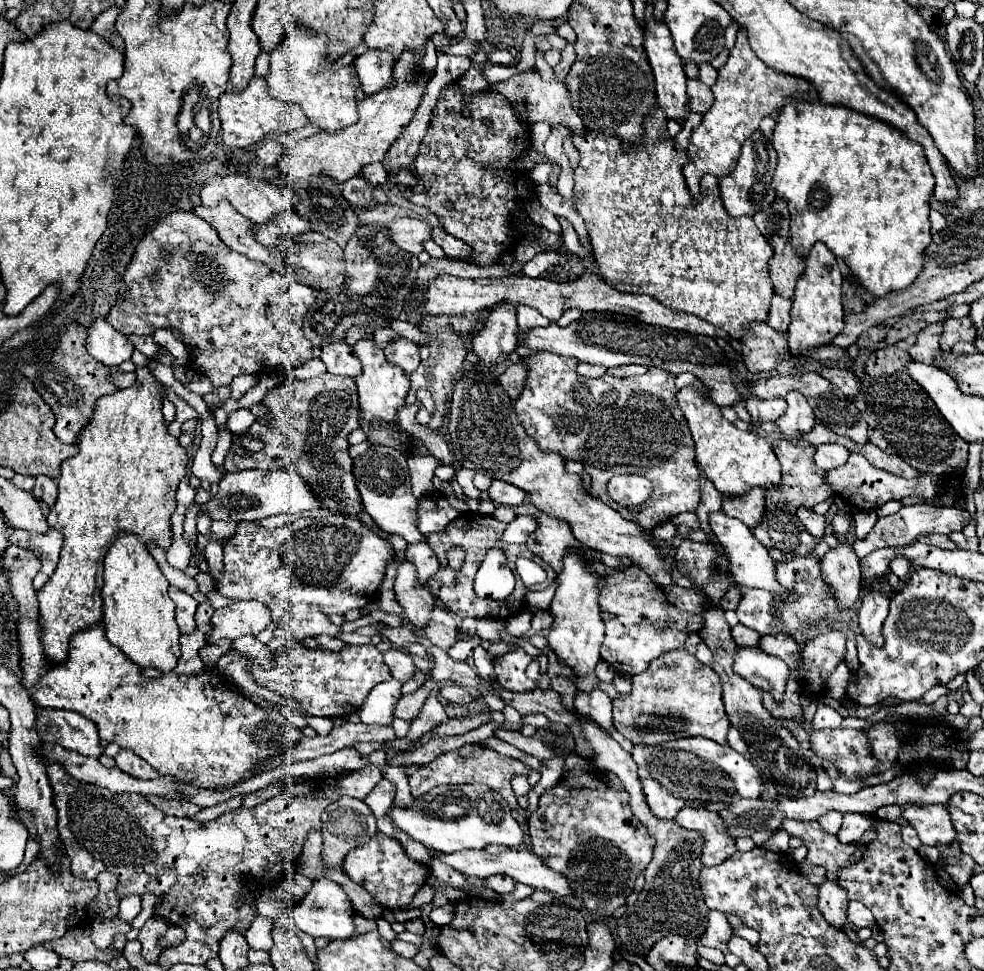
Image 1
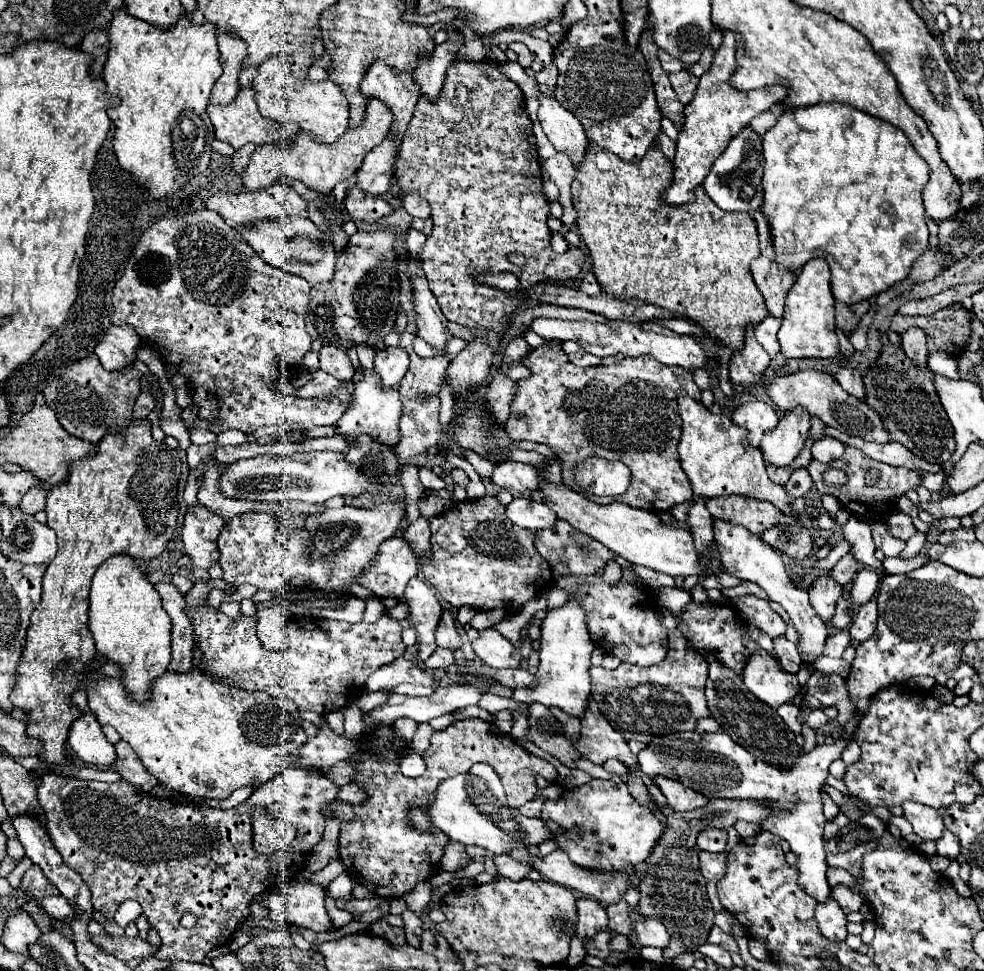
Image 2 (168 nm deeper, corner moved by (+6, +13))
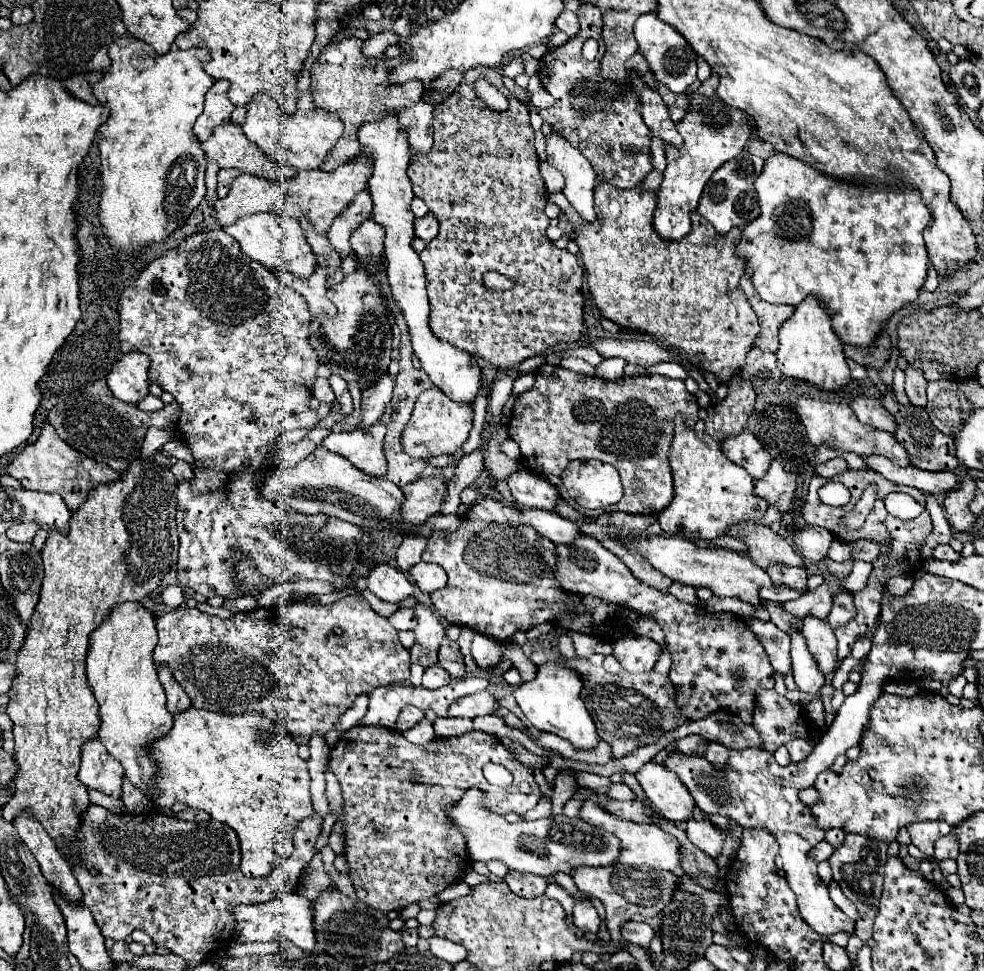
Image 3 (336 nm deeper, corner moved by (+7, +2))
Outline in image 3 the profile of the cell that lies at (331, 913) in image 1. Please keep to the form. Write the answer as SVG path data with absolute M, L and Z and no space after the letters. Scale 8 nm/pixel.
M294 892L280 898L274 898L264 904L240 904L234 908L236 916L236 938L240 942L270 942L270 940L292 940L298 948L312 952L316 946L316 932L314 932L314 908L312 902Z

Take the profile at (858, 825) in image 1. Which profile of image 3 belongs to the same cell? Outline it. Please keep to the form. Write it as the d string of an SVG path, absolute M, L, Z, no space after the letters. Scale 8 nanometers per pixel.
M822 840L818 846L814 846L812 856L814 856L814 860L816 860L816 862L824 862L824 860L828 860L828 858L832 856L832 852L834 852L834 846L832 846L832 844L828 844L826 840Z

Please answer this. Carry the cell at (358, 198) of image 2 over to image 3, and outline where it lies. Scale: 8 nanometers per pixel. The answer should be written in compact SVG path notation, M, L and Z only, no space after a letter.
M366 218L350 236L354 254L358 256L360 266L372 270L384 254L384 230L372 218Z

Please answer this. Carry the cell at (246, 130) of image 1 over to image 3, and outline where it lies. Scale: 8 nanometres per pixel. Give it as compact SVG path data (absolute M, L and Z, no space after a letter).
M228 122L214 128L214 134L202 142L208 158L216 160L220 168L238 168L240 172L256 174L268 180L290 180L294 168L280 166L268 158L254 142L246 138L240 124Z

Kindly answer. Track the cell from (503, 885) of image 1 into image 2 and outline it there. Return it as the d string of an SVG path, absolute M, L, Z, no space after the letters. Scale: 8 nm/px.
M497 855L493 861L497 865L499 875L503 875L503 877L507 877L511 881L527 879L527 875L531 871L531 865L523 865L521 861L511 861L511 857L507 857L507 855Z

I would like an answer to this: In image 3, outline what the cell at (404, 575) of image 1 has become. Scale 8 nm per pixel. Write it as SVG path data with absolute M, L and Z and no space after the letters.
M416 602L412 610L416 612L416 618L418 618L418 624L414 628L416 642L410 648L412 662L422 666L434 666L438 662L438 648L446 634L444 624L424 602Z

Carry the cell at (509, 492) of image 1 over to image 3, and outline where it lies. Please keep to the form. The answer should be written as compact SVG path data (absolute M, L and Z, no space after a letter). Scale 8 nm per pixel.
M532 470L514 472L506 478L508 488L522 508L544 508L552 510L558 498L558 490L546 478L534 474Z

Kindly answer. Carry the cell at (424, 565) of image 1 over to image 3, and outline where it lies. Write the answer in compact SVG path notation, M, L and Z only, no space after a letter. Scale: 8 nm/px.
M378 564L370 574L366 576L368 590L382 598L384 602L398 604L400 600L414 594L414 584L408 580L406 572L400 568L394 568L390 564Z

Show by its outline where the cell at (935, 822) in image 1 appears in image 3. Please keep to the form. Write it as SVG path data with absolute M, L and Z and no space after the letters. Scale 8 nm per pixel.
M926 820L926 822L914 822L914 824L908 824L906 828L910 832L912 844L920 852L924 852L926 856L932 856L934 854L934 842L940 836L946 836L952 830L950 824L940 822L940 820L938 822L930 822L930 820Z

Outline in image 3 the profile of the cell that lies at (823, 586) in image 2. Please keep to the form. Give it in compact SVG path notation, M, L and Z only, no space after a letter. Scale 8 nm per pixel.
M816 616L802 618L802 634L806 638L806 644L810 652L818 660L818 668L822 668L824 674L834 672L836 666L836 636L832 626L826 620L820 620Z

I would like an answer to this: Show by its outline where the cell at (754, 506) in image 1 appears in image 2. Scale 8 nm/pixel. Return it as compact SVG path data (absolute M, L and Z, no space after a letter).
M717 497L707 501L707 509L713 515L713 519L729 521L735 525L743 525L749 529L753 535L763 535L765 529L783 525L783 513L775 509L775 505L767 501L757 501L757 499L745 499L745 497Z

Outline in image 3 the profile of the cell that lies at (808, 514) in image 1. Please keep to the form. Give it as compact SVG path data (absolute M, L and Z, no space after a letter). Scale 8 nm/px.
M682 414L676 416L674 426L674 444L670 448L674 500L670 508L658 514L662 530L688 540L714 540L722 536L730 524L748 518L760 520L768 510L768 502L754 494L754 480L750 474L726 458L718 440L706 432L690 430L684 424Z

